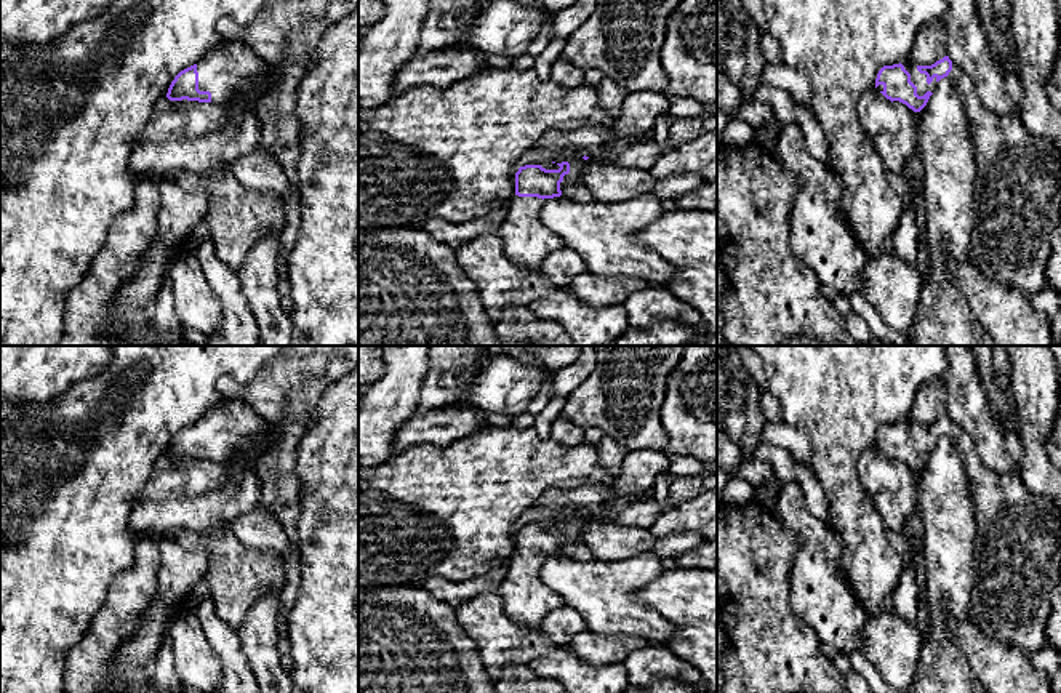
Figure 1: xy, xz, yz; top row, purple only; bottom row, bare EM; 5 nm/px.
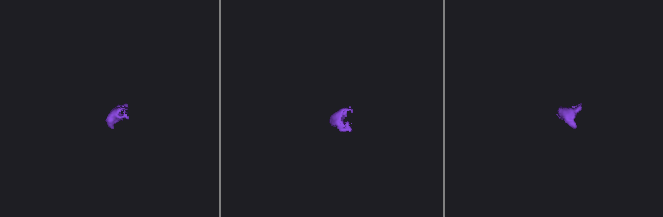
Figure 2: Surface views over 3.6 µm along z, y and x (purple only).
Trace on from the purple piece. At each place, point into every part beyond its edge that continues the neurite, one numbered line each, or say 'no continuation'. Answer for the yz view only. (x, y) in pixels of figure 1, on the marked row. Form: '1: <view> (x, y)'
1: yz (917, 79)
2: yz (1016, 205)

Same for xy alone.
1: xy (226, 71)

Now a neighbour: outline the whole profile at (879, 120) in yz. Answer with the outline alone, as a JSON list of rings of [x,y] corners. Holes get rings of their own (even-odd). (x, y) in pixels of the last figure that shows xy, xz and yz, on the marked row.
[[[872,88],[859,99],[858,112],[863,131],[872,139],[888,174],[903,176],[915,152],[914,110]]]

